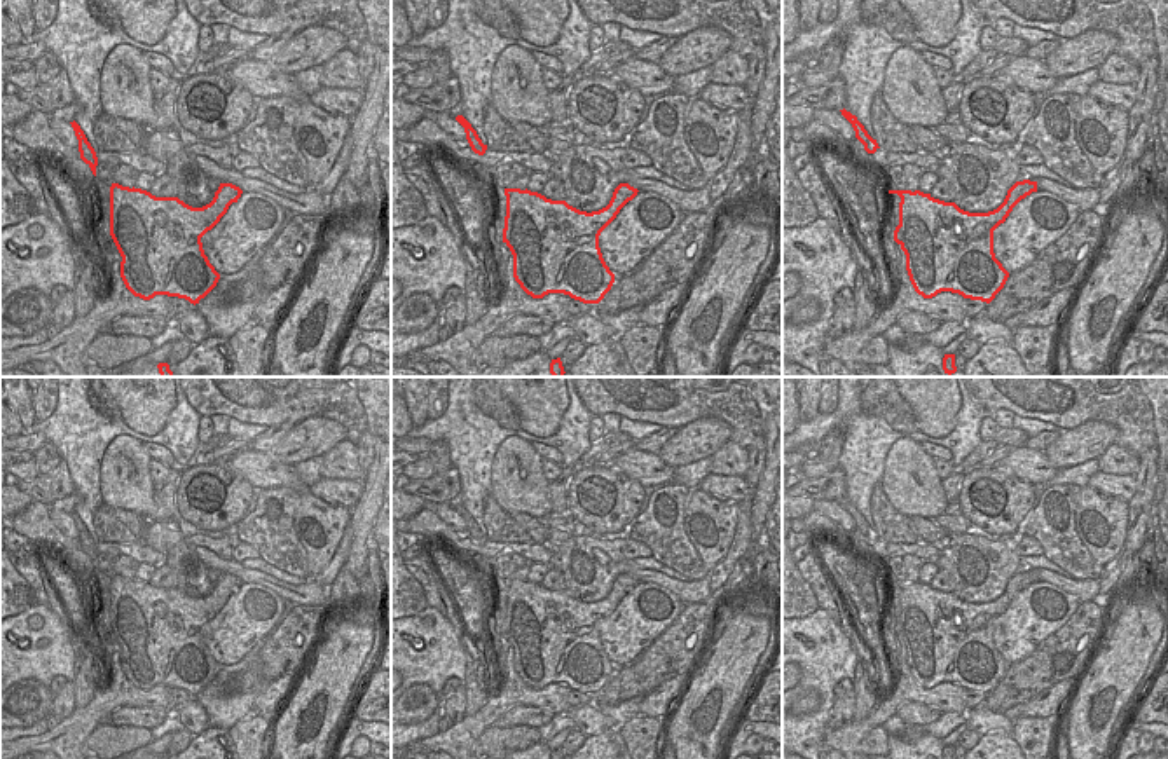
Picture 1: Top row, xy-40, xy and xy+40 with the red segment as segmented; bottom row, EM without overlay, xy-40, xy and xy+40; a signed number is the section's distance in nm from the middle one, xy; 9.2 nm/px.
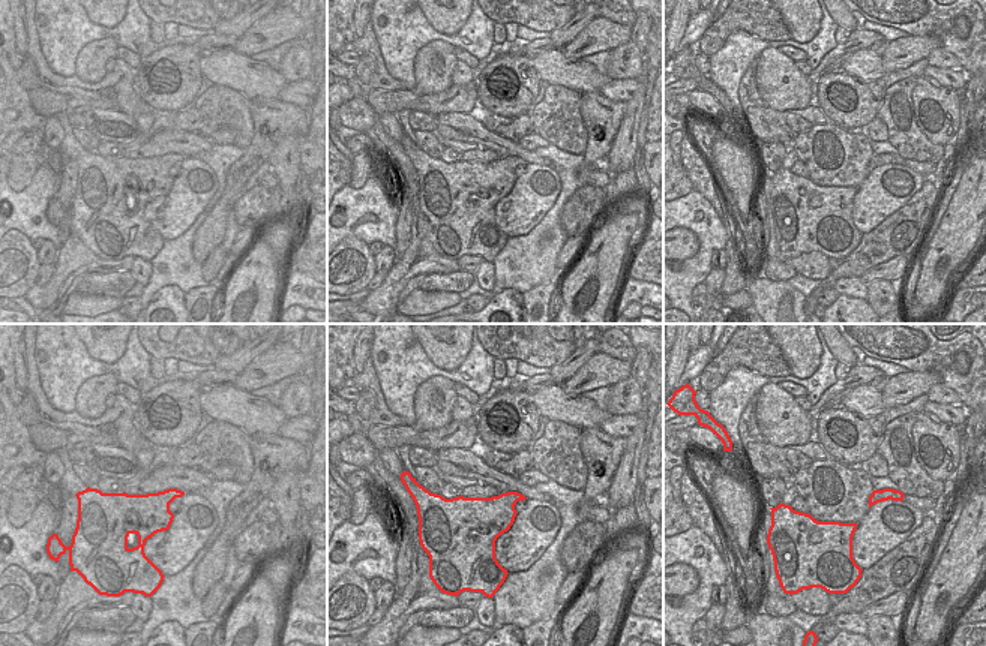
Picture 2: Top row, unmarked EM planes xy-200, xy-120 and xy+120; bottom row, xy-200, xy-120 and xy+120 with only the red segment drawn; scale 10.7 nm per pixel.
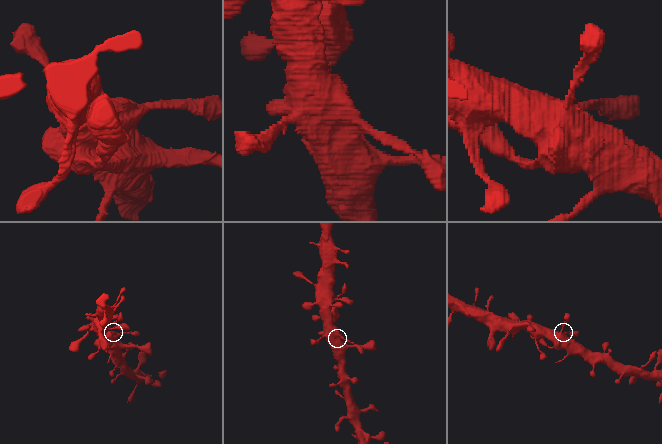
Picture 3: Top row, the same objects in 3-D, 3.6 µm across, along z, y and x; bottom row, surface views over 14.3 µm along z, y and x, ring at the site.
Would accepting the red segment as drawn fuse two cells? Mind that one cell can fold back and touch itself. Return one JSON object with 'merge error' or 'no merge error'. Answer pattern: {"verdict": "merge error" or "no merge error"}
{"verdict": "no merge error"}

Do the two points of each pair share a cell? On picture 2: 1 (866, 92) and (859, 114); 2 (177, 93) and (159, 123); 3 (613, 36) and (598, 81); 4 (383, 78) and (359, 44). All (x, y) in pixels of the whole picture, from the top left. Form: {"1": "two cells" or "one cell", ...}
{"1": "one cell", "2": "two cells", "3": "two cells", "4": "one cell"}

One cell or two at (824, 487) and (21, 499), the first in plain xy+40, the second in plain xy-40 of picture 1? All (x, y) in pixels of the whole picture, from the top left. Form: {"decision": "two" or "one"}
{"decision": "two"}

